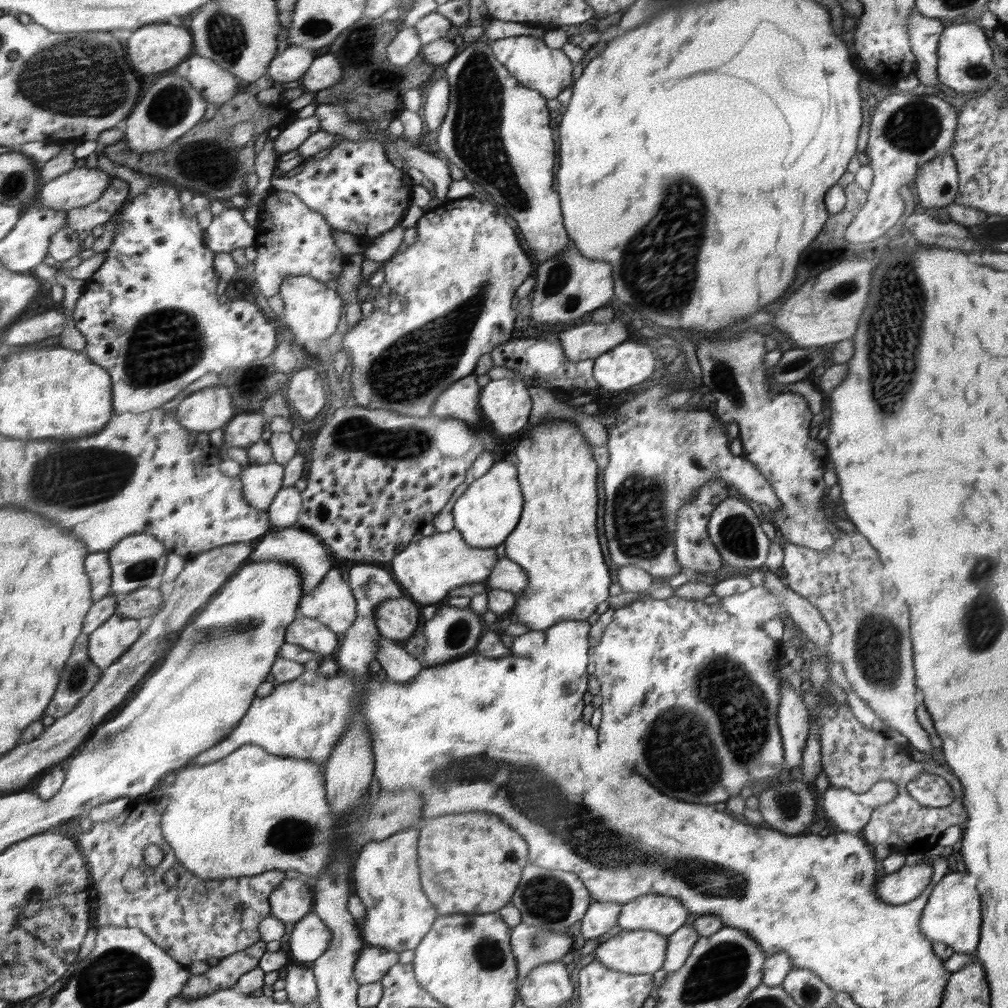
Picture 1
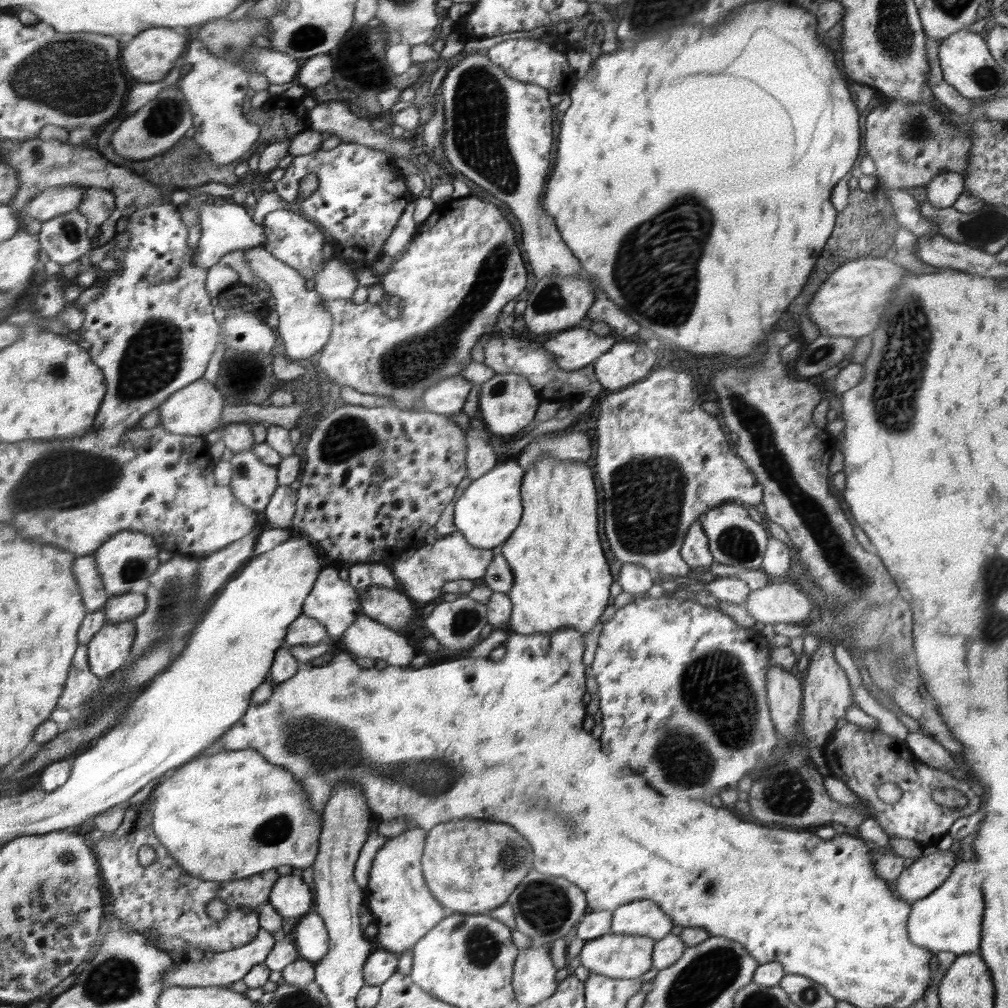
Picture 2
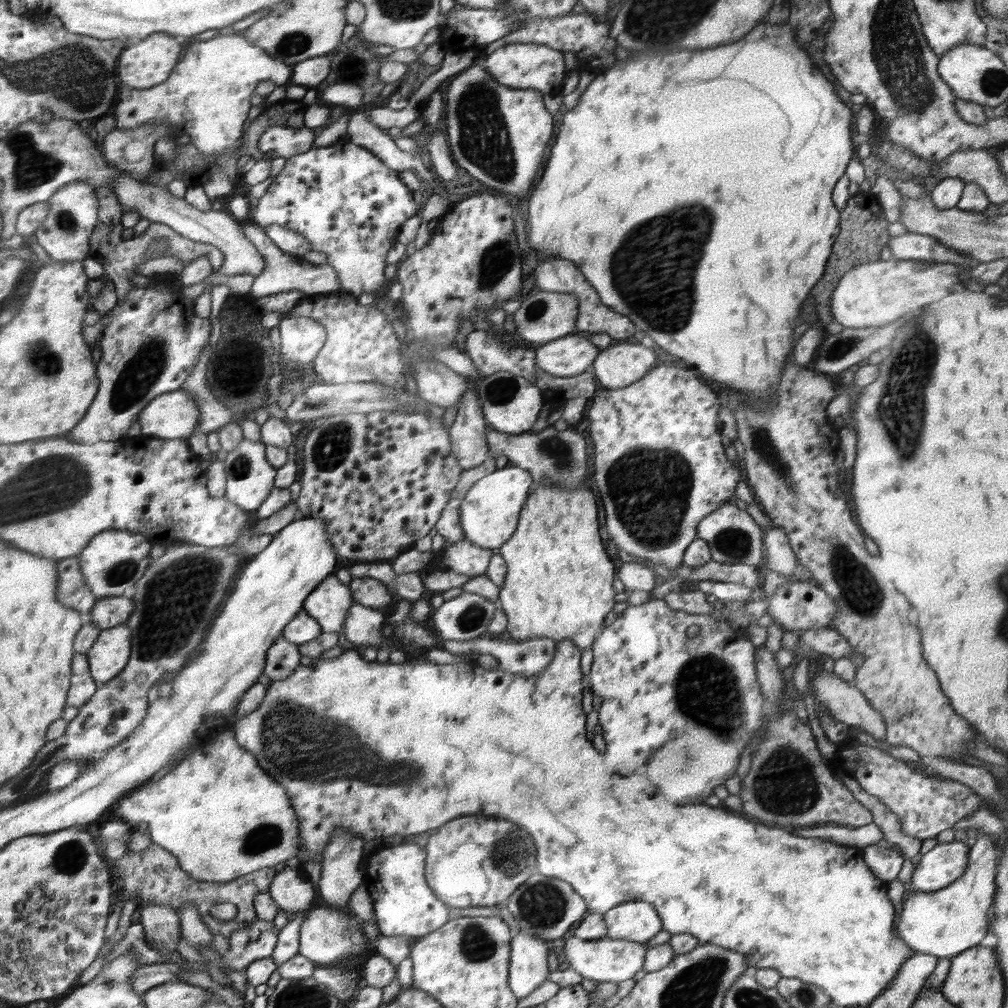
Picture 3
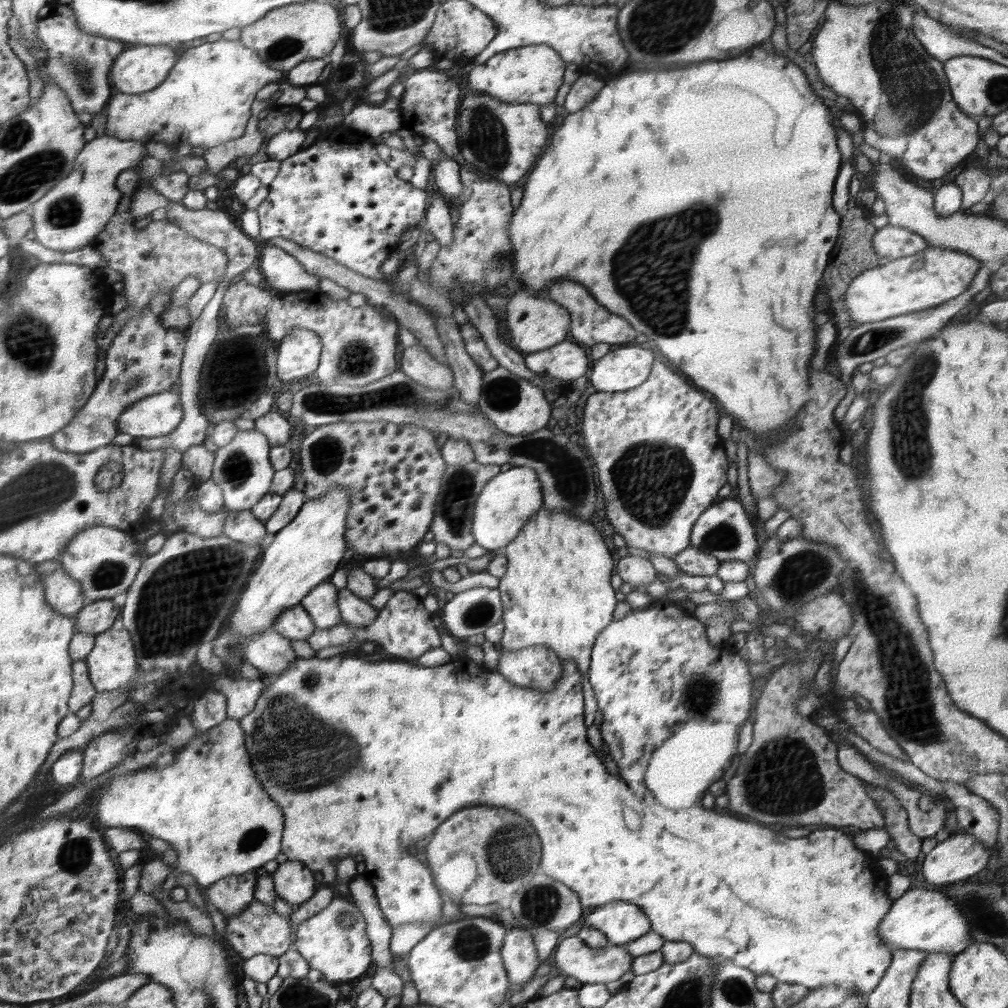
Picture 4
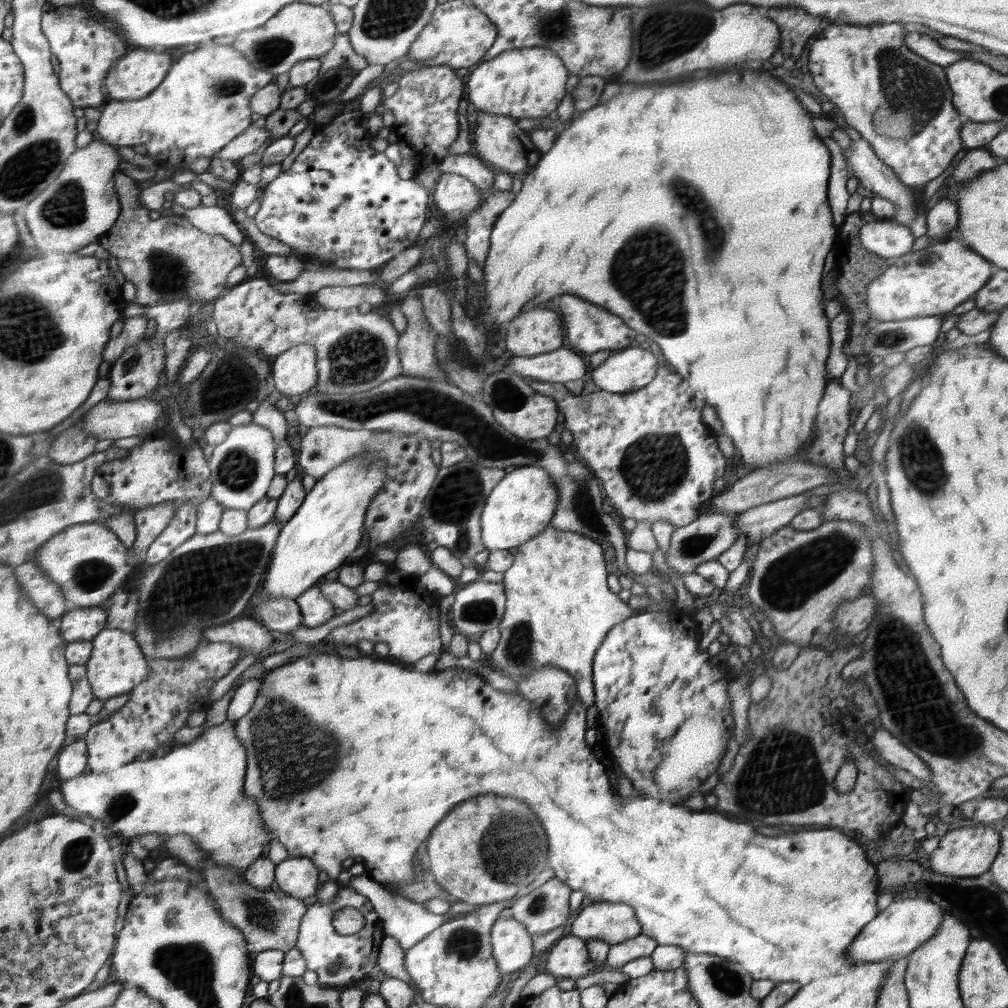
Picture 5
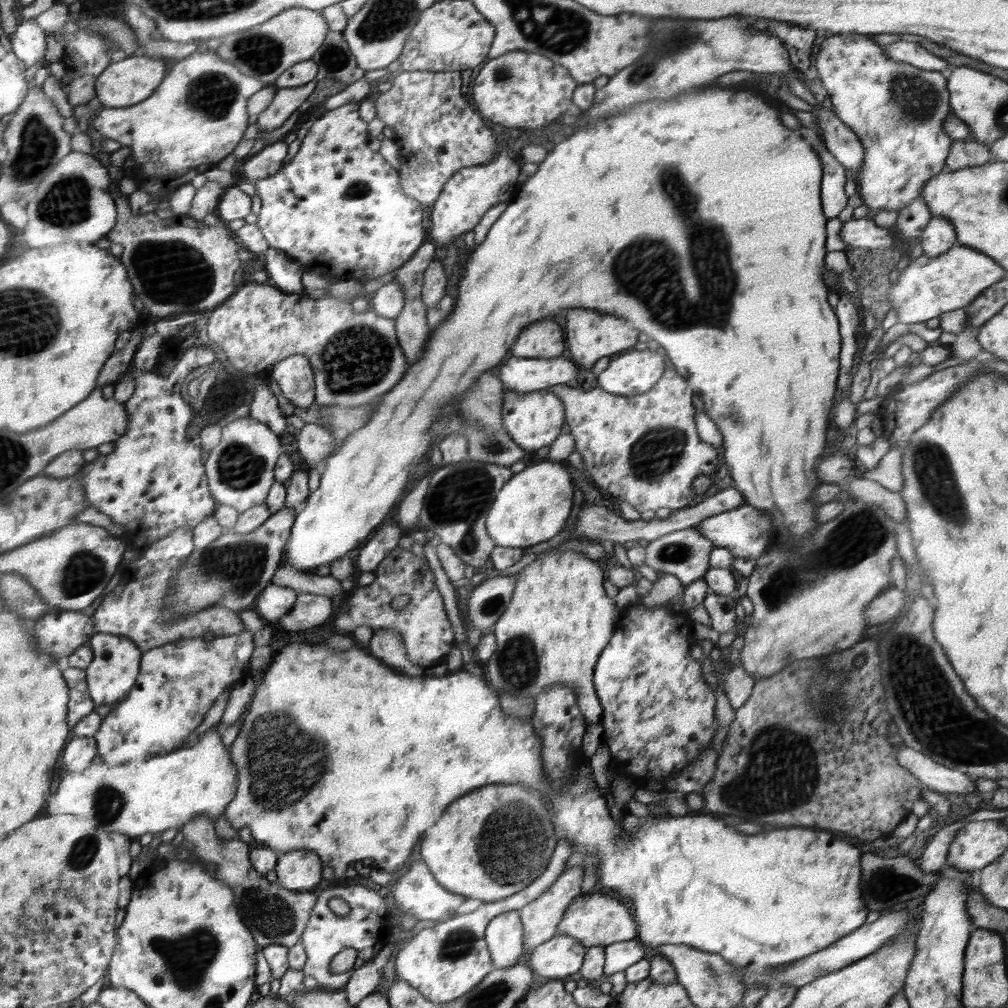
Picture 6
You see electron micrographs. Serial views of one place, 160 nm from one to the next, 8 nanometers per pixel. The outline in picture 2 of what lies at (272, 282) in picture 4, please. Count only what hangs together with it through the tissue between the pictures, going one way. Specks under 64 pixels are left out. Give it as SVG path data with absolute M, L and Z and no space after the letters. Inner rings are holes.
M200 190L190 193L190 198L186 204L198 208L200 213L200 227L202 228L202 236L199 239L198 246L194 249L193 260L197 260L197 266L202 268L210 268L230 251L246 250L252 247L262 247L266 242L263 226L258 226L256 222L252 222L251 214L242 205L235 202L228 202L224 208L217 205L209 205L206 202L198 204L195 197L198 197ZM332 258L318 271L314 278L313 289L325 300L351 300L358 288L355 264L349 260Z

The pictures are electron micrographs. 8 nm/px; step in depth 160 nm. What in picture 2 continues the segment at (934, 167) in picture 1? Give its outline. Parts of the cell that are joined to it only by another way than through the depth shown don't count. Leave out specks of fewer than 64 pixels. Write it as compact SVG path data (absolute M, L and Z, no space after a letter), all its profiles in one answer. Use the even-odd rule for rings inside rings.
M941 172L925 188L930 204L936 208L948 208L965 192L965 178L957 172Z

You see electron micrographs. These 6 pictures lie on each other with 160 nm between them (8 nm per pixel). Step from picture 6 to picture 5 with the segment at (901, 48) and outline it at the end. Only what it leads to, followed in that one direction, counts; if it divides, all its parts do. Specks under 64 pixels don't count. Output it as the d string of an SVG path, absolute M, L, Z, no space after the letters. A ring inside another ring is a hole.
M910 32L910 34L904 38L904 44L906 44L912 52L920 54L922 58L926 58L926 60L938 64L938 66L950 66L950 64L962 60L962 52L944 50L944 48L938 46L936 40L932 40L930 36L924 36L924 34L918 36L918 32Z

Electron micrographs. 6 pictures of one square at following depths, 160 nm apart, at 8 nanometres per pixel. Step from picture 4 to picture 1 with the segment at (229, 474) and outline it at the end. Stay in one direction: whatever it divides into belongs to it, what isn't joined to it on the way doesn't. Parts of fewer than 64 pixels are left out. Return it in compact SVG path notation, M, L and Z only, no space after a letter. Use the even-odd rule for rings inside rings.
M274 461L248 465L238 476L244 485L245 500L258 510L267 511L284 484L282 464Z

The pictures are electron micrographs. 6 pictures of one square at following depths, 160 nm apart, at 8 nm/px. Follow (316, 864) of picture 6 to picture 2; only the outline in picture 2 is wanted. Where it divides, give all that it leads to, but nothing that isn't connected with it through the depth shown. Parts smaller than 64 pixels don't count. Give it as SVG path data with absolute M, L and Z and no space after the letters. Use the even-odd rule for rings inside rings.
M290 873L274 883L269 903L286 918L302 917L312 906L312 892L304 884L302 876Z

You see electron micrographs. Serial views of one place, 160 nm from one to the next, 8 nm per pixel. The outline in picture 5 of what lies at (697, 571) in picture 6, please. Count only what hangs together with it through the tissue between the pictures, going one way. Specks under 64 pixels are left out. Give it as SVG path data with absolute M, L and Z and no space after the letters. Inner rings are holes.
M710 512L700 515L693 523L686 524L685 527L673 530L670 545L665 552L666 564L676 570L680 575L694 573L698 565L716 560L720 554L726 552L730 546L736 542L737 516L740 512Z

